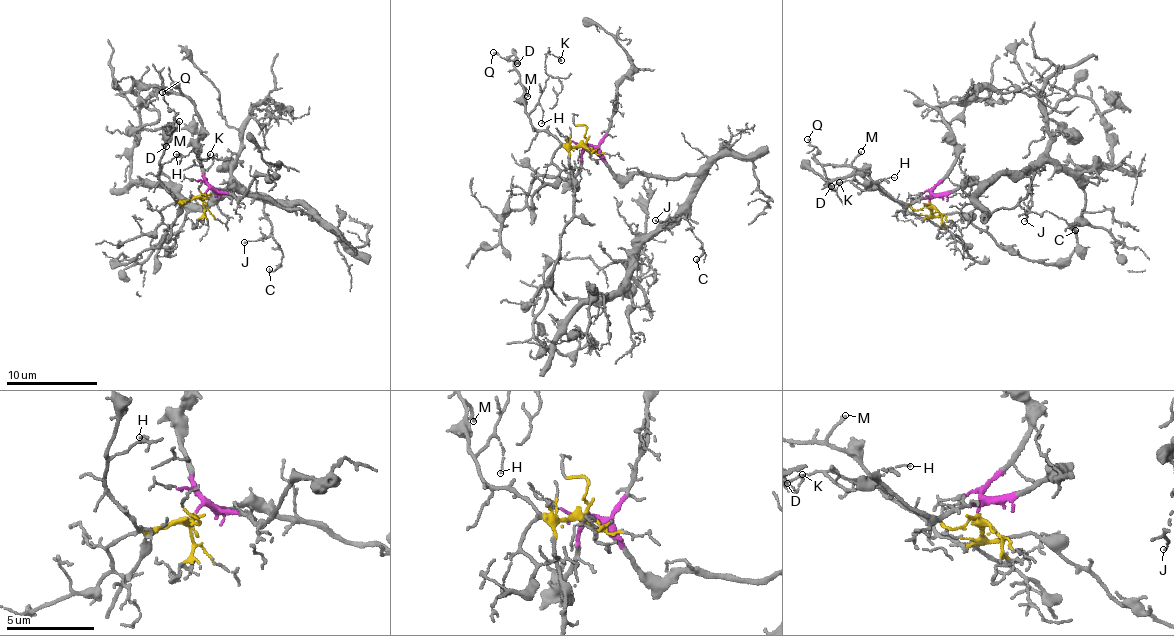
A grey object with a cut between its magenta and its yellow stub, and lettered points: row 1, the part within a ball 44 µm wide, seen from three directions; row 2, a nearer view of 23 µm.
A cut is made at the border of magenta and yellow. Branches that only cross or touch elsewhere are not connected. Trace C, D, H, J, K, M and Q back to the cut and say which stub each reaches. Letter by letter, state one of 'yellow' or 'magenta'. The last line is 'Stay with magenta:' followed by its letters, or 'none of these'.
C: magenta
D: yellow
H: yellow
J: magenta
K: yellow
M: yellow
Q: yellow
Stay with magenta: C, J

